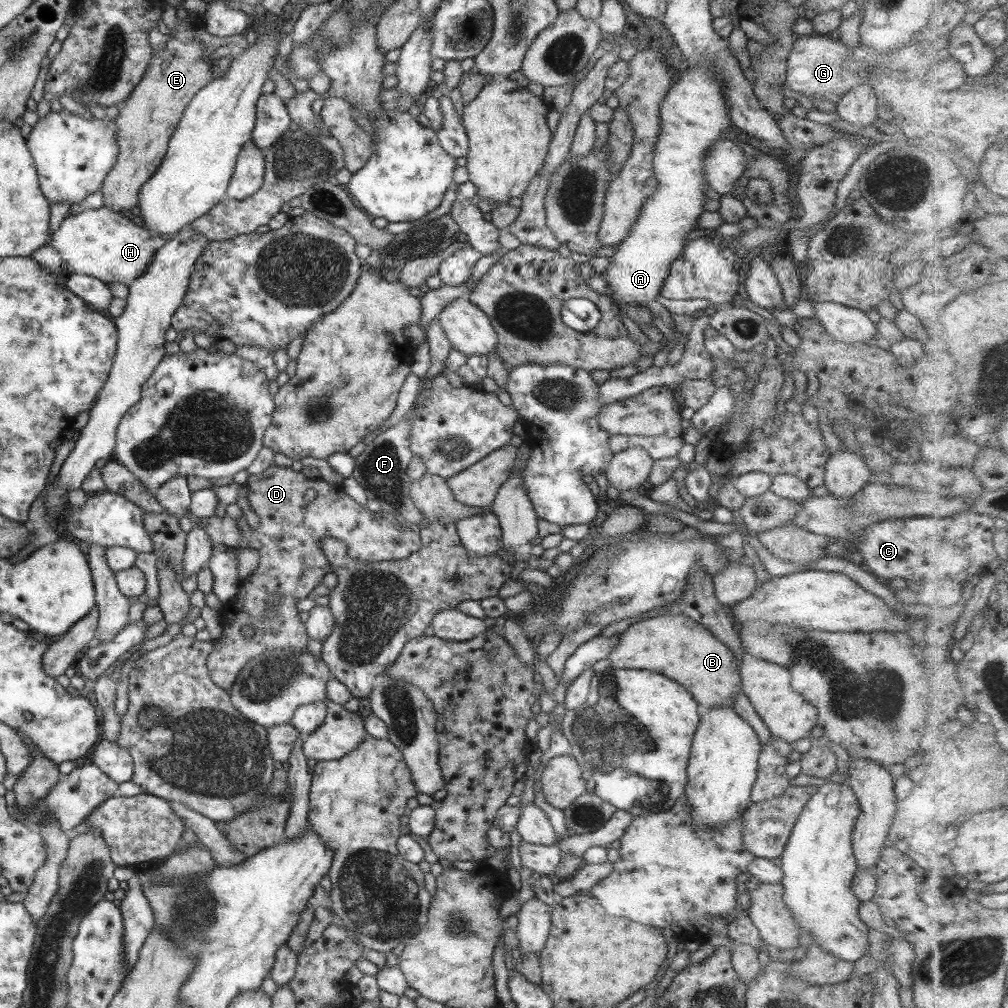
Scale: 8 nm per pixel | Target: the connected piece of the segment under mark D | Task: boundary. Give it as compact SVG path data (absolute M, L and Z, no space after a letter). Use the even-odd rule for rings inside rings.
M275 464L267 468L262 474L249 476L247 480L249 493L247 499L254 512L260 518L257 529L249 527L244 515L236 519L237 525L242 531L242 548L254 548L258 550L260 558L257 569L241 583L242 594L242 626L252 626L255 633L251 638L222 638L220 642L214 642L213 651L209 654L207 667L214 684L224 691L232 689L239 672L244 665L255 656L277 648L306 649L309 636L305 624L300 621L296 602L308 597L313 588L322 582L327 572L335 572L333 566L324 554L321 540L332 537L341 540L351 559L364 562L380 562L400 560L409 557L422 547L422 538L414 527L402 526L387 515L370 511L366 506L354 501L342 485L330 485L321 478L312 478L306 471L294 471L292 468L284 468ZM308 489L314 489L317 493L314 501L306 503L304 493ZM271 600L277 602L276 607L268 607ZM265 612L275 612L273 617L265 619Z

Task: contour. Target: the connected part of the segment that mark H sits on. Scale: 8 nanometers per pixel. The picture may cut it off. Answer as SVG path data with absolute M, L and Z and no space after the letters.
M102 207L75 216L68 214L59 230L51 236L49 244L61 255L68 276L87 275L106 285L120 282L129 288L136 279L146 274L156 250L162 248L165 241L152 240L144 228L136 226L129 218Z

